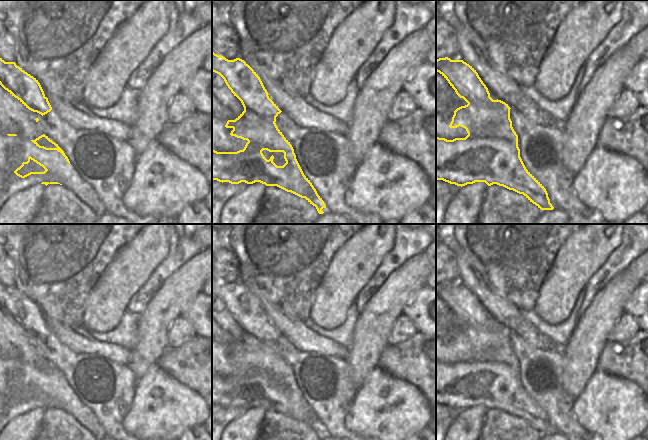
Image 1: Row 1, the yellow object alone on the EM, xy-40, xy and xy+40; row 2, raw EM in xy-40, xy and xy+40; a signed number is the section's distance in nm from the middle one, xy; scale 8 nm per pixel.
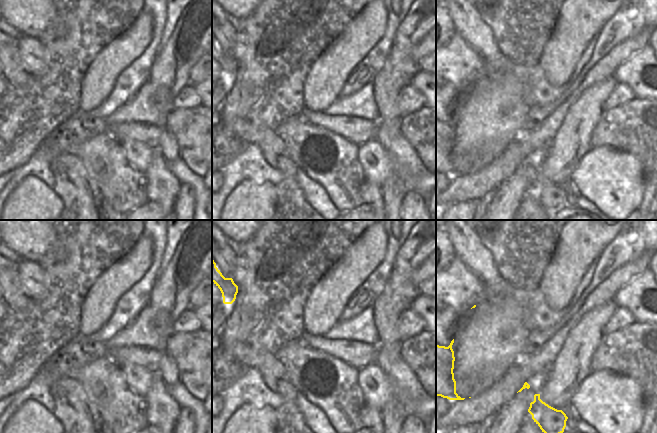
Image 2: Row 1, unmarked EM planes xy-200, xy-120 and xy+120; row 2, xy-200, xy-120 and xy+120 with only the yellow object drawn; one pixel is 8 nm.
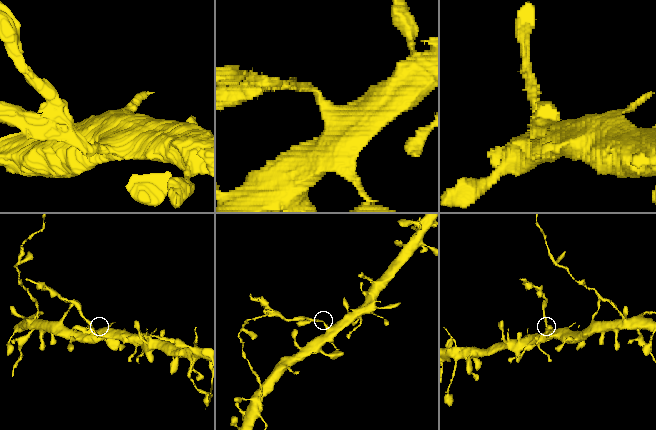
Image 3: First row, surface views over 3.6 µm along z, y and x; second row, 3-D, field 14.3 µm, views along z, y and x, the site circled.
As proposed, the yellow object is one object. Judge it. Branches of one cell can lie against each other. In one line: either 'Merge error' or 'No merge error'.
Merge error.

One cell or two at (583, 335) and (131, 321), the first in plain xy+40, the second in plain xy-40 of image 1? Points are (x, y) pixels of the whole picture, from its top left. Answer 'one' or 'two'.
two

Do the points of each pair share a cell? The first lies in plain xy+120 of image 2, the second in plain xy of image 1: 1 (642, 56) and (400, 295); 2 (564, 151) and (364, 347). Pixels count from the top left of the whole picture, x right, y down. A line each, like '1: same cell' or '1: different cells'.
1: different cells
2: same cell

